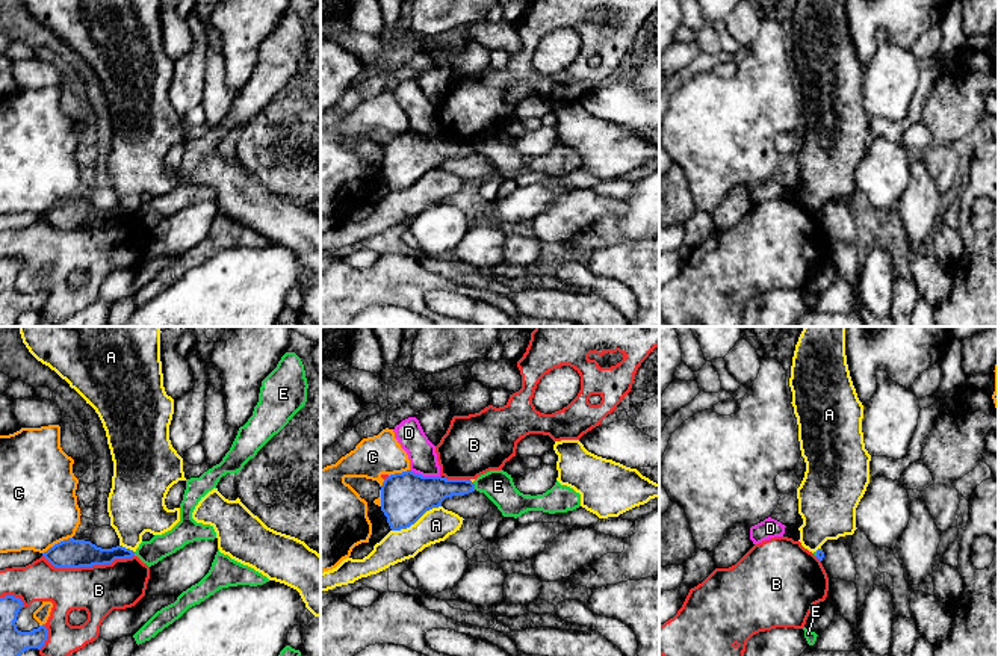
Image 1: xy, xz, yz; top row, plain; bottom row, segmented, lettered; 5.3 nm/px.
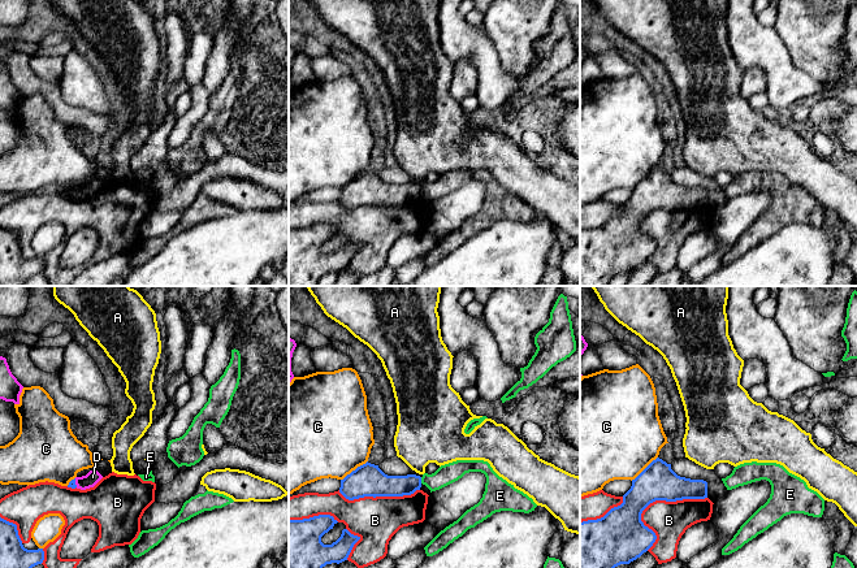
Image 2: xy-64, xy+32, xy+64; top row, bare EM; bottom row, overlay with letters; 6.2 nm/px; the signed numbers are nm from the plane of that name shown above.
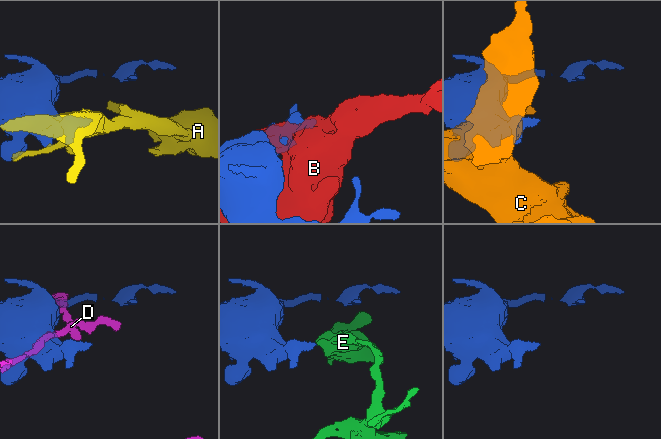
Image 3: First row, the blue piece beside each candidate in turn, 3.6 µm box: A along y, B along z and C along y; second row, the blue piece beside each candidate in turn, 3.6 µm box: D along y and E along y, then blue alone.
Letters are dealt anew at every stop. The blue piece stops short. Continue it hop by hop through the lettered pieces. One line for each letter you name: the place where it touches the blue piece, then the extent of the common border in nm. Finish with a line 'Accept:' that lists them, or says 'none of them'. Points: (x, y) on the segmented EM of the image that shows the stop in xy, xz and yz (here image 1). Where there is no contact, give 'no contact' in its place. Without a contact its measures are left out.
Accept: none of them

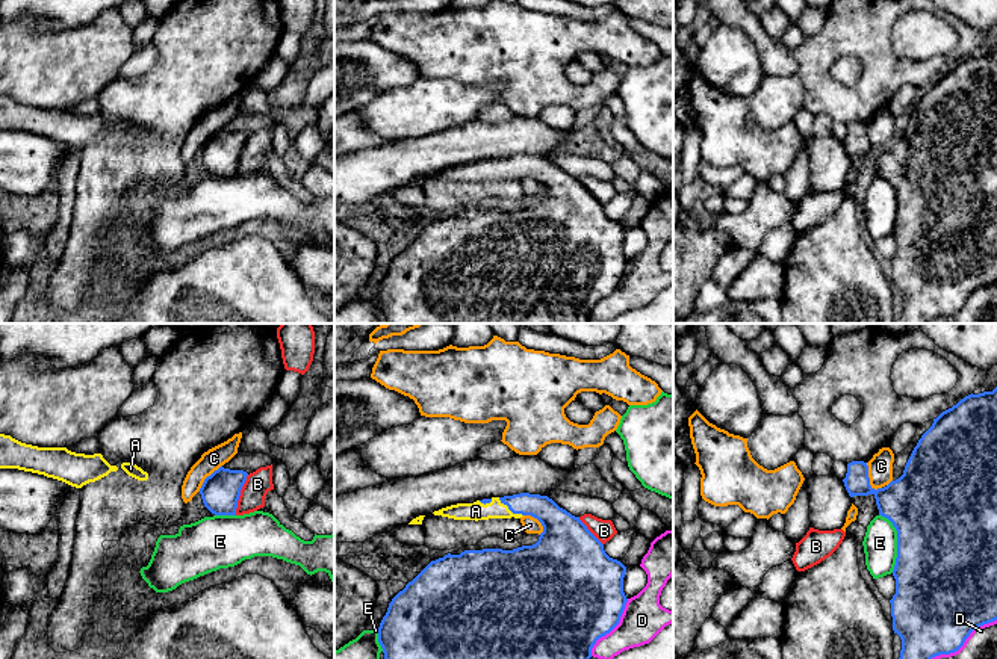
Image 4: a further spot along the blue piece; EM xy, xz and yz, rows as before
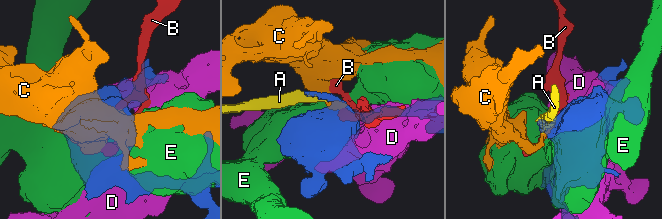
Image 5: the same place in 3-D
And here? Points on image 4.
A: contact xz (510, 510); length 170 nm
Accept: A

